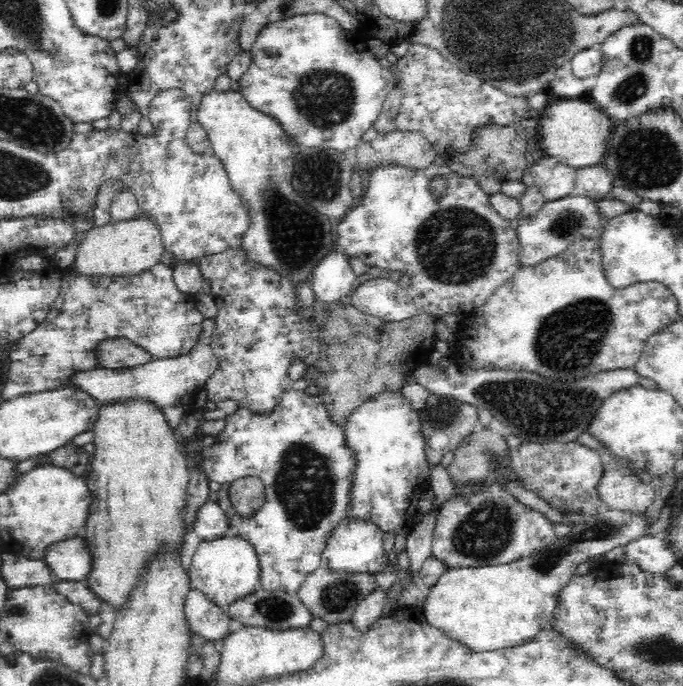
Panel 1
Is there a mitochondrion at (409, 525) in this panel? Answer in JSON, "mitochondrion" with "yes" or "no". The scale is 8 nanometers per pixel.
{"mitochondrion":"no"}

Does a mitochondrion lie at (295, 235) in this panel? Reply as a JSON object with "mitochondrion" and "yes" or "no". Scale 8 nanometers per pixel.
{"mitochondrion":"yes"}

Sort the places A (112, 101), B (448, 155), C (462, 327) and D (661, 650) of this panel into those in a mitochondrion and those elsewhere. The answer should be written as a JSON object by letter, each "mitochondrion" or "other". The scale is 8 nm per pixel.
{"A":"other","B":"other","C":"other","D":"mitochondrion"}

